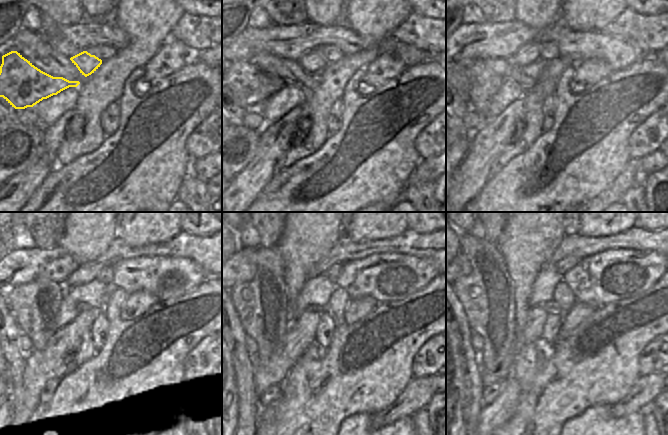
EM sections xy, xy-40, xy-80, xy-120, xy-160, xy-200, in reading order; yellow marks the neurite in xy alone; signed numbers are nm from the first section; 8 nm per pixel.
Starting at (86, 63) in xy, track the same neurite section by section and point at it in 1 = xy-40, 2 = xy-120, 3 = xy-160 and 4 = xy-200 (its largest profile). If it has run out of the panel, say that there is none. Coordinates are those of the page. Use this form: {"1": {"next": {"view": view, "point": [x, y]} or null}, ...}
{"1": {"next": {"view": "xy-40", "point": [312, 62]}}, "2": {"next": {"view": "xy-120", "point": [200, 248]}}, "3": {"next": {"view": "xy-160", "point": [346, 249]}}, "4": {"next": {"view": "xy-200", "point": [637, 238]}}}

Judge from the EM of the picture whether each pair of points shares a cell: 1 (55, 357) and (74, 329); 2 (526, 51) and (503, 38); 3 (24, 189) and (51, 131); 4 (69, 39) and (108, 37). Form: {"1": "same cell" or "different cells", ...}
{"1": "same cell", "2": "different cells", "3": "same cell", "4": "same cell"}

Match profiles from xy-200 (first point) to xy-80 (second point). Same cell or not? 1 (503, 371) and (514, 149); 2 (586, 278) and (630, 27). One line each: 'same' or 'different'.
1: different
2: different

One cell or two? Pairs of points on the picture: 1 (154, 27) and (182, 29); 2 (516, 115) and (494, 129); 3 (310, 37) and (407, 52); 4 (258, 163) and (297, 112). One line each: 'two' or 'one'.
1: two
2: one
3: one
4: one

